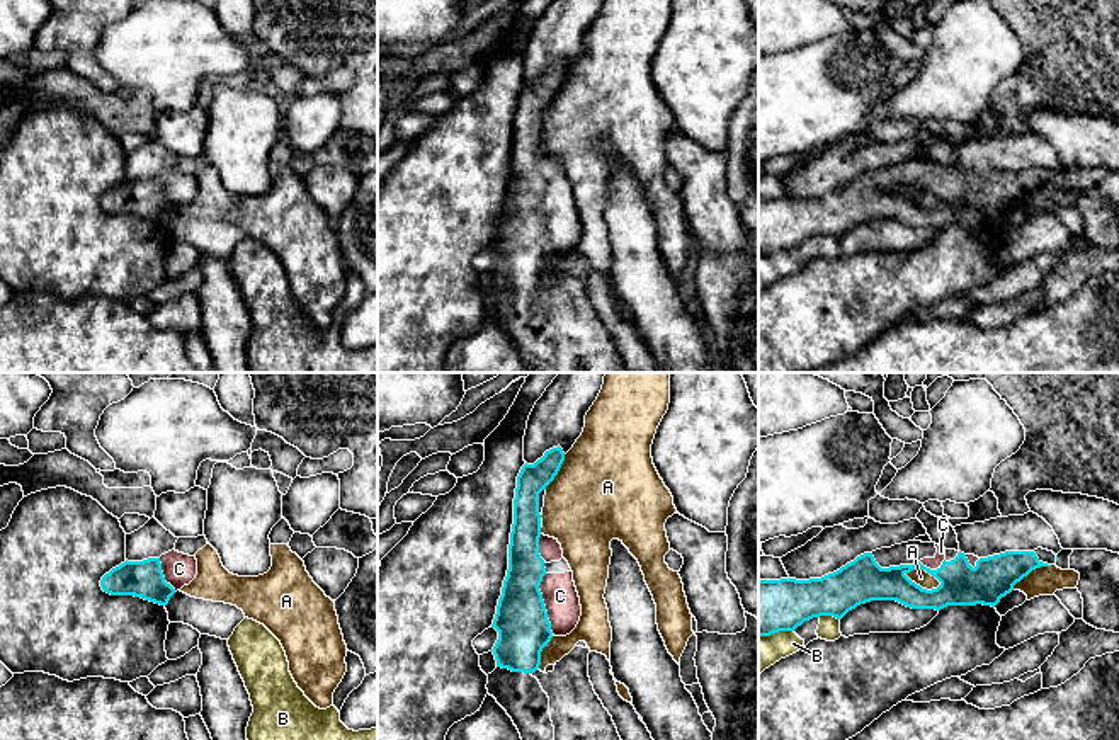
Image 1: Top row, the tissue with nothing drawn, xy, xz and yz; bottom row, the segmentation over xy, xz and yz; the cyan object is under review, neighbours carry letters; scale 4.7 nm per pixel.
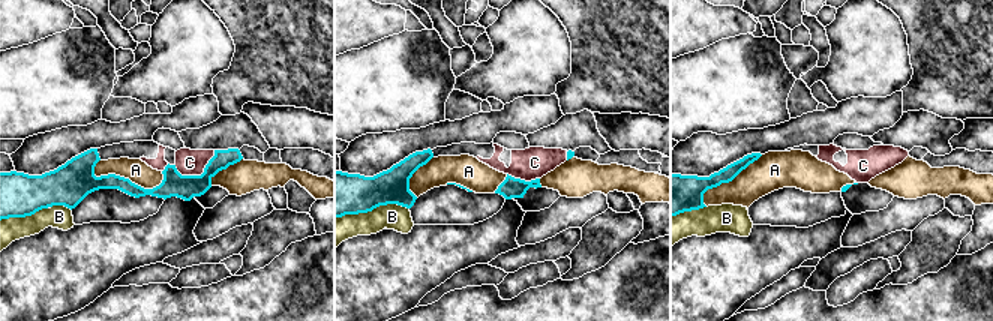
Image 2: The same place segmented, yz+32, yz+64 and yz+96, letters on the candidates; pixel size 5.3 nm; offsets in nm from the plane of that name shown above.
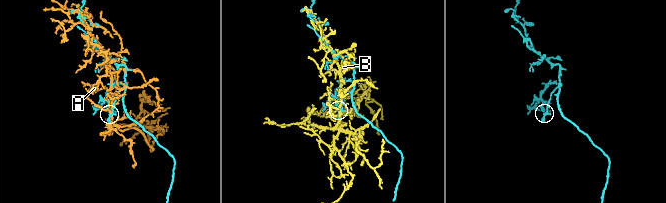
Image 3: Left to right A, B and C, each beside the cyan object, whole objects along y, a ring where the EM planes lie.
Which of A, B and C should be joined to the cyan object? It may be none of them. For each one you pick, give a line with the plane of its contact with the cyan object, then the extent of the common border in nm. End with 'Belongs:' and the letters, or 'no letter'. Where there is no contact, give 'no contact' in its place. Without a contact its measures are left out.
C: meets cyan in xz; contact 300 nm long
Belongs: C

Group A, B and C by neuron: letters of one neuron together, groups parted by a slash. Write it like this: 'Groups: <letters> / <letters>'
Groups: A / B / C

